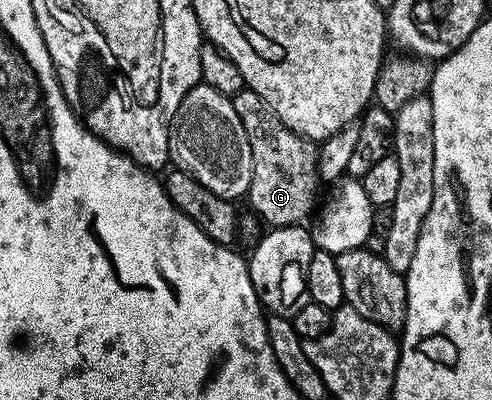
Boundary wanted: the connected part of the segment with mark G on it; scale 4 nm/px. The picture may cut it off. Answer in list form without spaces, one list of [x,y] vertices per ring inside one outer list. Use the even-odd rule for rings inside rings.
[[[245,89],[231,96],[231,101],[234,113],[242,117],[242,129],[246,129],[246,137],[250,141],[252,180],[248,186],[246,199],[247,202],[252,202],[251,210],[261,220],[264,218],[269,228],[295,227],[303,224],[304,218],[312,210],[312,214],[317,210],[316,190],[322,187],[317,144],[291,131],[264,104],[258,93]]]

